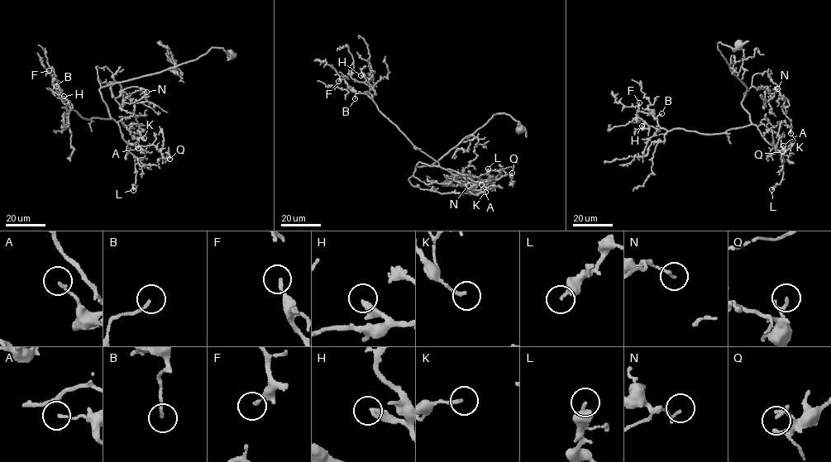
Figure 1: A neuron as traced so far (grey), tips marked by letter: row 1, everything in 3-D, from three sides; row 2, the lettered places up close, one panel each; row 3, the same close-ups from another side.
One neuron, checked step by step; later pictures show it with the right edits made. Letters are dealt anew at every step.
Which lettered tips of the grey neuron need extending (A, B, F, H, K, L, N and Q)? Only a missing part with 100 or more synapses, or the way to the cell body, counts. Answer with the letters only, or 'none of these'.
none of these

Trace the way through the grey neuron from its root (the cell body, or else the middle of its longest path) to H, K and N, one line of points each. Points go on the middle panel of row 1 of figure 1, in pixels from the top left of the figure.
H: (521, 127), (508, 115), (495, 113), (432, 164), (417, 166), (439, 164), (379, 110), (360, 75)
K: (521, 127), (508, 115), (495, 113), (432, 164), (416, 166), (408, 179), (413, 186), (441, 193), (485, 192)
N: (521, 127), (508, 115), (495, 113), (432, 164), (416, 166), (413, 174), (427, 184), (468, 185)

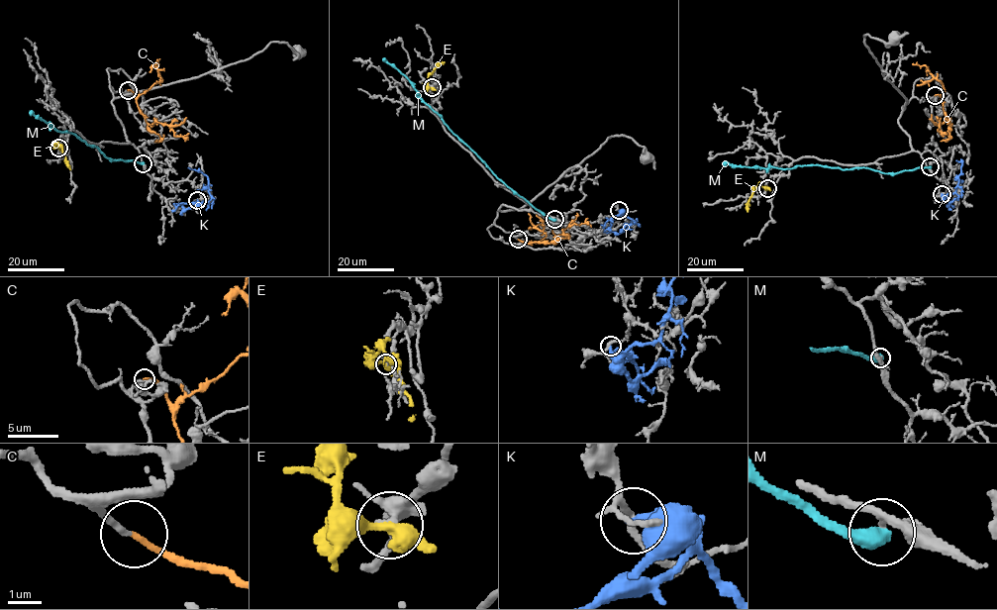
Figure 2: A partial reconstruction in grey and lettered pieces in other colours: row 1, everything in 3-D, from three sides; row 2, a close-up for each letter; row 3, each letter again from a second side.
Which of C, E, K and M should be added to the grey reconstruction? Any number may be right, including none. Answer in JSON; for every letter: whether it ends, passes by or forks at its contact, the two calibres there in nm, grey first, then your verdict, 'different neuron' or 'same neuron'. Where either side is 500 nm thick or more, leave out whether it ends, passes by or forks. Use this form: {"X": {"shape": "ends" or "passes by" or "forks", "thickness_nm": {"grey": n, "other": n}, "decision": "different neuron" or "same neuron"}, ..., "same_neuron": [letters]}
{"C": {"shape": "ends", "thickness_nm": {"grey": 170, "other": 170}, "decision": "same neuron"}, "E": {"shape": "passes by", "thickness_nm": {"grey": 300, "other": 440}, "decision": "different neuron"}, "K": {"shape": "ends", "thickness_nm": {"grey": 200, "other": 200}, "decision": "different neuron"}, "M": {"thickness_nm": {"grey": 200, "other": 550}, "decision": "different neuron"}, "same_neuron": ["C"]}

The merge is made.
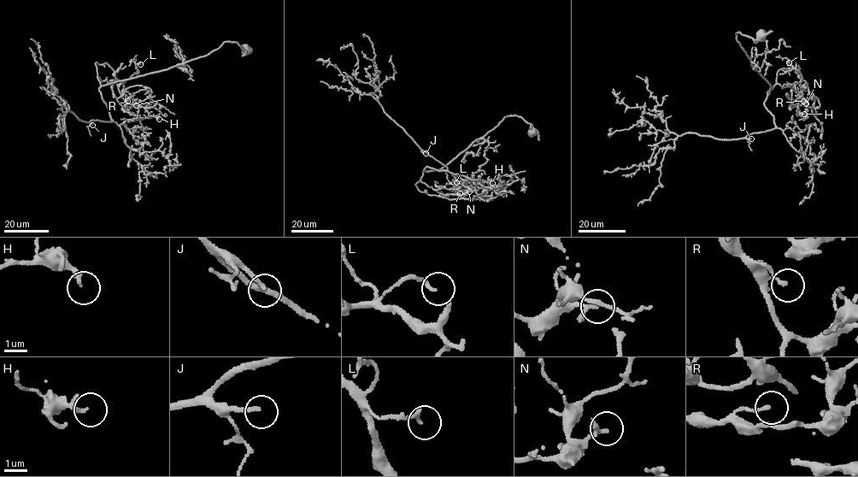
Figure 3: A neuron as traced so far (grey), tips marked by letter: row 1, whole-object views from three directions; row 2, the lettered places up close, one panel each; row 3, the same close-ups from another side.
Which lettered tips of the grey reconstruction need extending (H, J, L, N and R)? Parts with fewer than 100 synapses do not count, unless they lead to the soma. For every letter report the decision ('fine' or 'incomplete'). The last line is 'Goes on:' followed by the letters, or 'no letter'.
H: fine
J: incomplete
L: fine
N: fine
R: fine
Goes on: J

